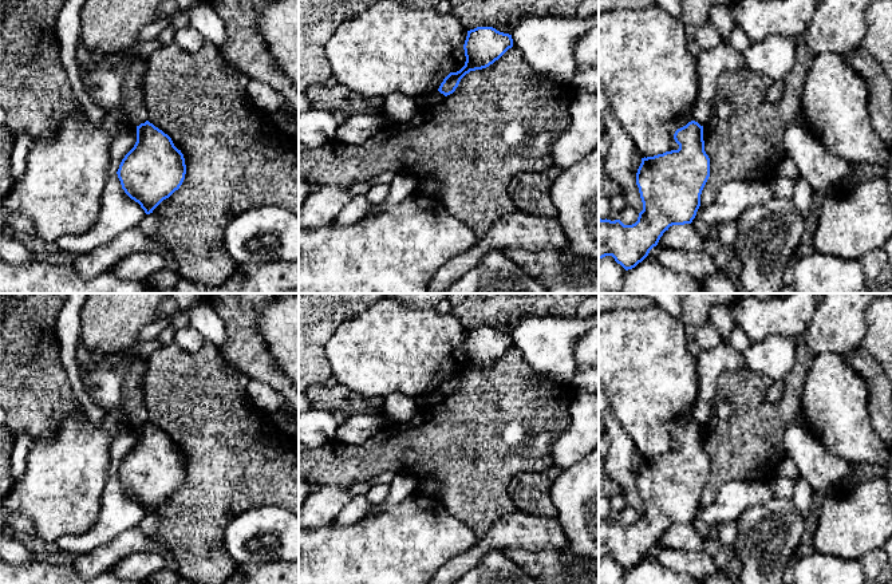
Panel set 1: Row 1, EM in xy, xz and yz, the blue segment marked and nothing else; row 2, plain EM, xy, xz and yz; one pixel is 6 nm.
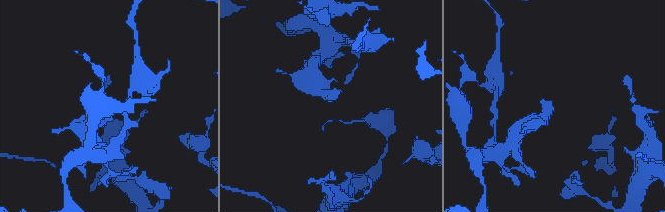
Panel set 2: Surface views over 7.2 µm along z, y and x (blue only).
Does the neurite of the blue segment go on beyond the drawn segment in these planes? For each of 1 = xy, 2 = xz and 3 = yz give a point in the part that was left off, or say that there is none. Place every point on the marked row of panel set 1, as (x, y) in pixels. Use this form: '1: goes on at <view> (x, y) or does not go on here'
1: does not go on here
2: does not go on here
3: does not go on here

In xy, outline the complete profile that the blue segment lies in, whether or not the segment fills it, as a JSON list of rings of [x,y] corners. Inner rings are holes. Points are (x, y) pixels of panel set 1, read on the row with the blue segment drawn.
[[[146,121],[137,126],[137,142],[117,174],[125,193],[150,214],[179,189],[186,165],[171,138]]]

